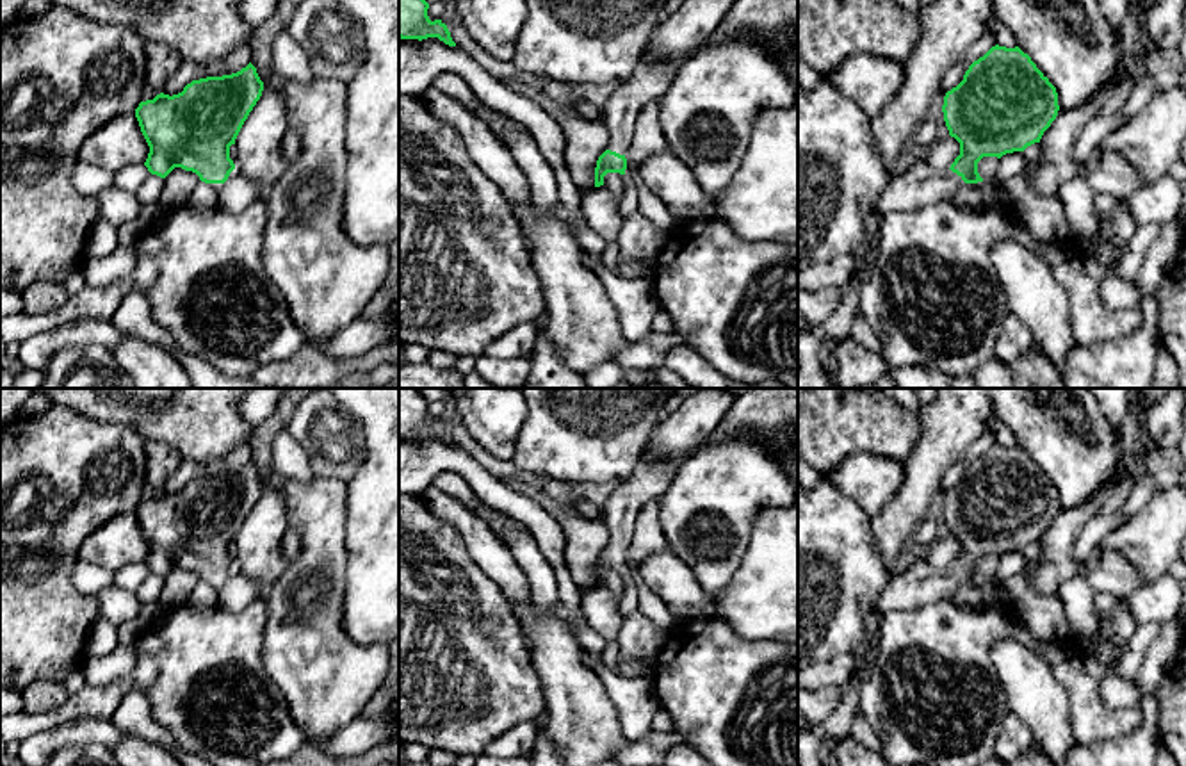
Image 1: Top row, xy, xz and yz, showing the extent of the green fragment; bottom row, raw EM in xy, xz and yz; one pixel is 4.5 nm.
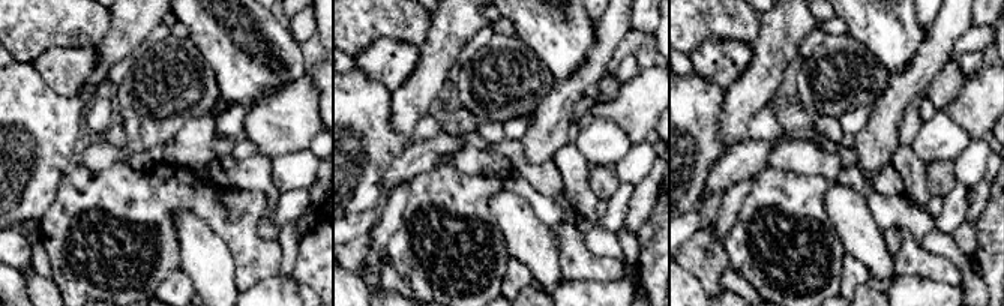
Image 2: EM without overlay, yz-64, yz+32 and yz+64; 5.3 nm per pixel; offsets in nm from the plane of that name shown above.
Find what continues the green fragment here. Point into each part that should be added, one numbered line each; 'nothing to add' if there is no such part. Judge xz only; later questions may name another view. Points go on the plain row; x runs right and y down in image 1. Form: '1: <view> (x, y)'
1: xz (650, 478)

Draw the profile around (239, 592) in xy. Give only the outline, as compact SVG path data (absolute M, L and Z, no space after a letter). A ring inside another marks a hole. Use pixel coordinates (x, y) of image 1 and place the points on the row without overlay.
M237 568L230 572L223 588L217 590L217 604L232 613L244 611L255 600L260 600L260 584L251 581Z

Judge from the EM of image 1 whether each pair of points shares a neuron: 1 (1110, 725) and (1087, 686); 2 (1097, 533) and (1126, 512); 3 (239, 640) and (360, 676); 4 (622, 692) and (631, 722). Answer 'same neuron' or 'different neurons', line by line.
1: same neuron
2: same neuron
3: different neurons
4: same neuron

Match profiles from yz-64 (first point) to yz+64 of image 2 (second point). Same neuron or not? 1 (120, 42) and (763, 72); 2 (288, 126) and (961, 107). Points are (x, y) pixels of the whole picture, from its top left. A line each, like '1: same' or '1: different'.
1: same
2: same

